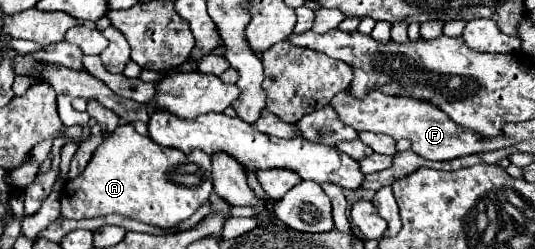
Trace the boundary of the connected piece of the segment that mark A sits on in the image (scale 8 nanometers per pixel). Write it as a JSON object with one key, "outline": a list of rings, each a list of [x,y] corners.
{"outline":[[[121,124],[95,150],[87,168],[77,178],[65,182],[61,196],[61,216],[71,220],[85,220],[107,214],[121,214],[125,218],[133,218],[145,224],[173,228],[179,222],[191,218],[197,212],[197,208],[203,202],[207,202],[211,192],[211,158],[205,152],[195,150],[193,154],[185,156],[183,152],[177,152],[177,148],[161,148],[151,138],[141,136],[131,124]]]}

